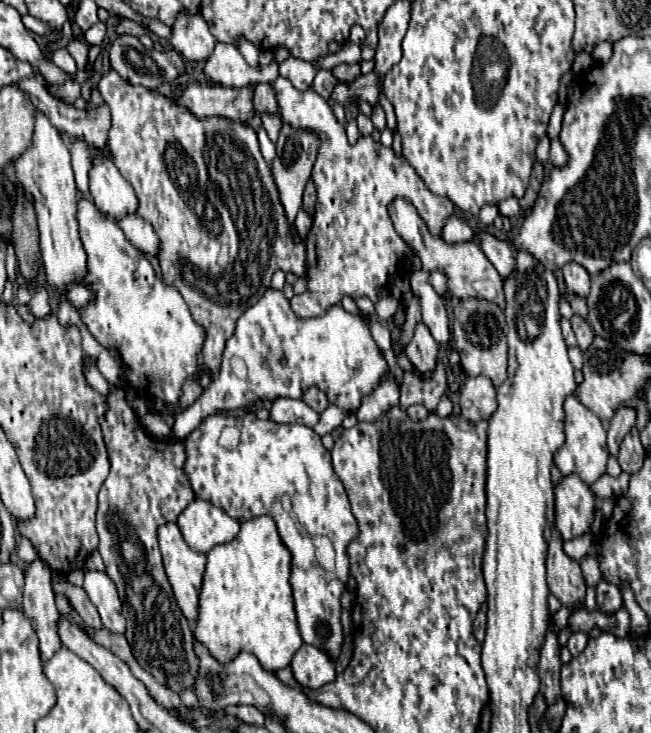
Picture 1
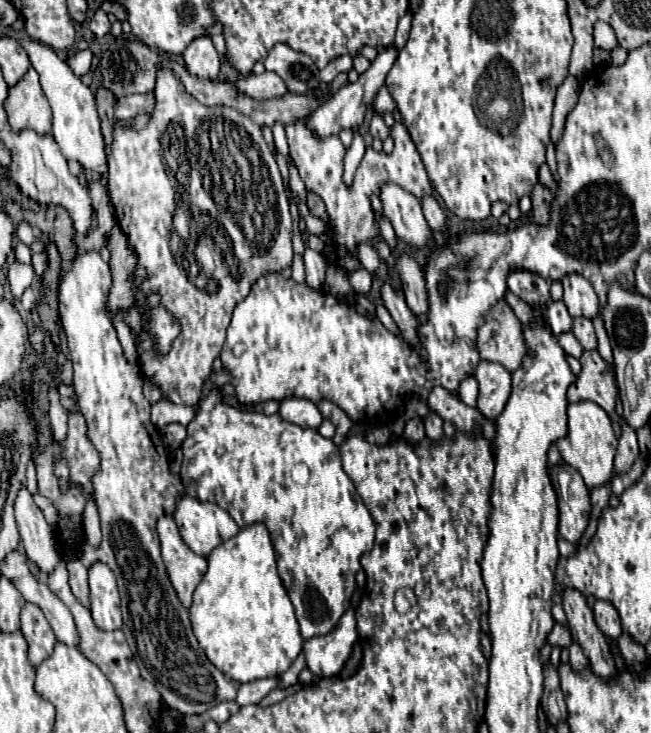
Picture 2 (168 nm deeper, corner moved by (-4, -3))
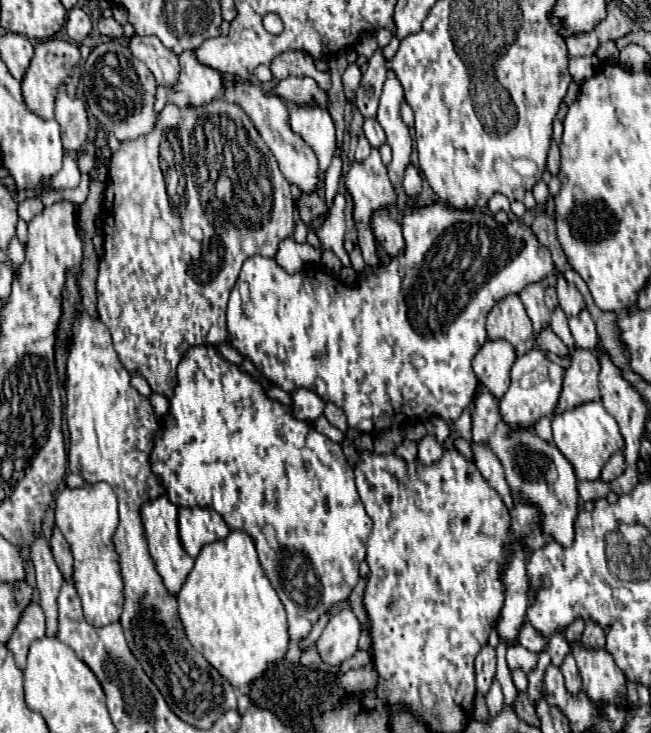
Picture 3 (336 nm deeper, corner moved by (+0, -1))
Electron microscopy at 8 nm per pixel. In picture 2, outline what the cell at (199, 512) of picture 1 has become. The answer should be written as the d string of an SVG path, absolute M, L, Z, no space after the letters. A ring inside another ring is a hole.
M184 495L176 505L174 519L184 543L200 557L208 557L218 543L234 537L240 527L216 503L202 503Z

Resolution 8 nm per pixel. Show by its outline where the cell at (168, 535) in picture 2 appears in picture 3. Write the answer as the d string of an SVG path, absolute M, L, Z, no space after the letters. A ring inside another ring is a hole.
M158 497L158 499L154 499L142 507L142 523L144 523L150 555L156 563L156 571L162 575L162 581L172 595L176 595L178 589L182 589L190 569L194 567L194 559L190 555L186 555L186 551L182 549L180 537L178 537L176 511L178 511L178 507L168 497Z

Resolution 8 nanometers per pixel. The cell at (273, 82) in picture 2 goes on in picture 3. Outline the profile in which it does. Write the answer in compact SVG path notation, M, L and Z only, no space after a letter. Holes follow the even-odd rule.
M288 77L280 79L272 89L266 93L274 93L274 97L282 97L288 103L296 105L320 105L326 109L326 93L308 77Z

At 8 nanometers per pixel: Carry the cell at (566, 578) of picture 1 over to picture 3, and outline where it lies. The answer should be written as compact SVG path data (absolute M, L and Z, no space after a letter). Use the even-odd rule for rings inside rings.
M572 643L572 655L578 663L582 687L586 695L600 703L626 703L626 677L606 653L606 649L586 649L582 643Z

